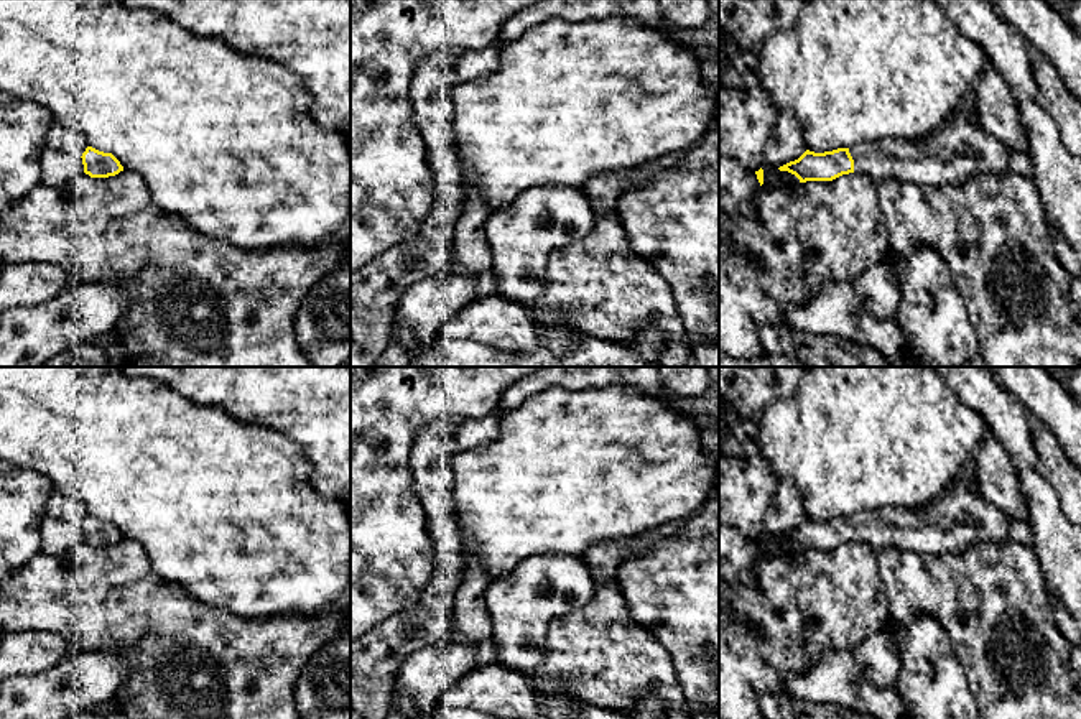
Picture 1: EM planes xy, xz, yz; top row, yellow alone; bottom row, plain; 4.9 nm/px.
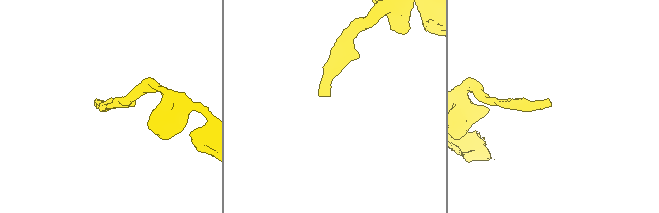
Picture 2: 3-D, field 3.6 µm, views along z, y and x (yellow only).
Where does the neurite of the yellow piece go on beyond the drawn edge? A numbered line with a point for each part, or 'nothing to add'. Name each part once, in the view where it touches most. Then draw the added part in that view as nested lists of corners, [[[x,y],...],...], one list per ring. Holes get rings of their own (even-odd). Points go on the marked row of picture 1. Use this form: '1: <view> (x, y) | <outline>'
1: yz (956, 150) | [[[954,114],[925,137],[859,141],[849,153],[854,171],[867,174],[874,183],[900,179],[943,186],[1009,169],[1009,148],[979,123]]]

